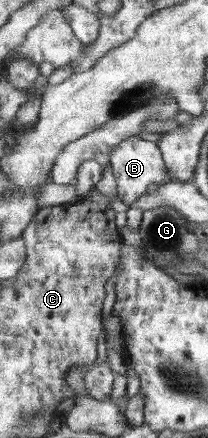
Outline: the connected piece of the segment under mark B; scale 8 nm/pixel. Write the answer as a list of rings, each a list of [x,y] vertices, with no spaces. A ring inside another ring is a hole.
[[[133,136],[125,139],[125,142],[121,142],[112,152],[110,165],[113,170],[117,197],[128,206],[147,194],[151,186],[161,187],[174,181],[168,173],[164,154],[159,145],[149,142],[149,140],[143,140],[139,136]]]

